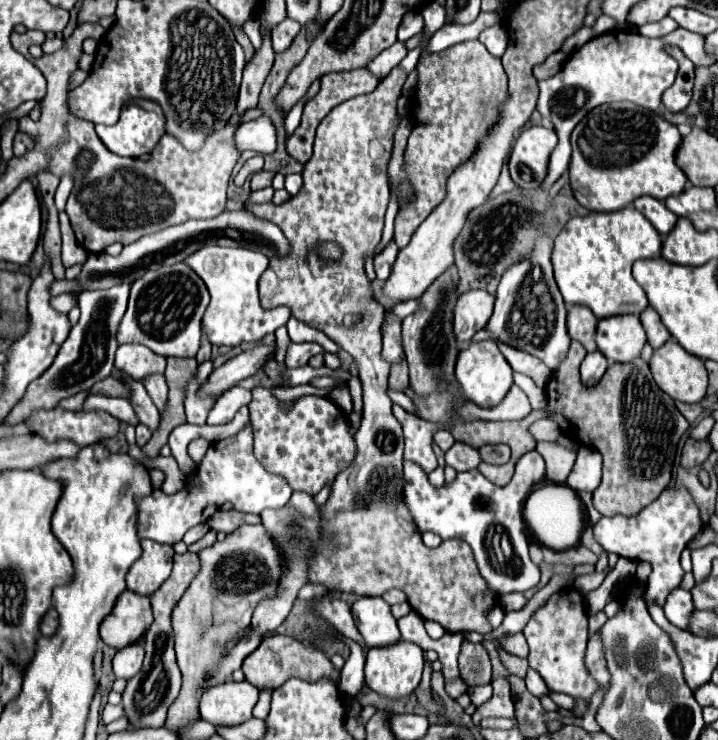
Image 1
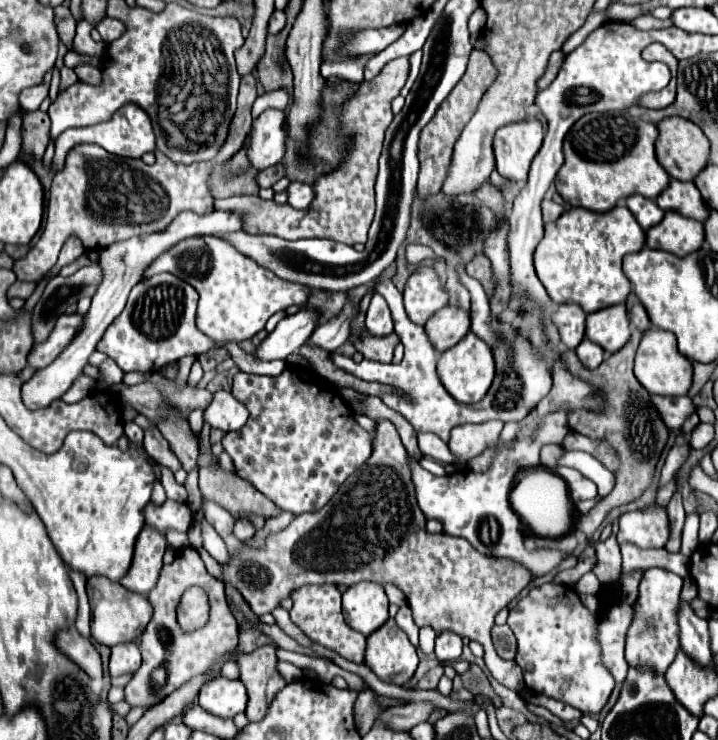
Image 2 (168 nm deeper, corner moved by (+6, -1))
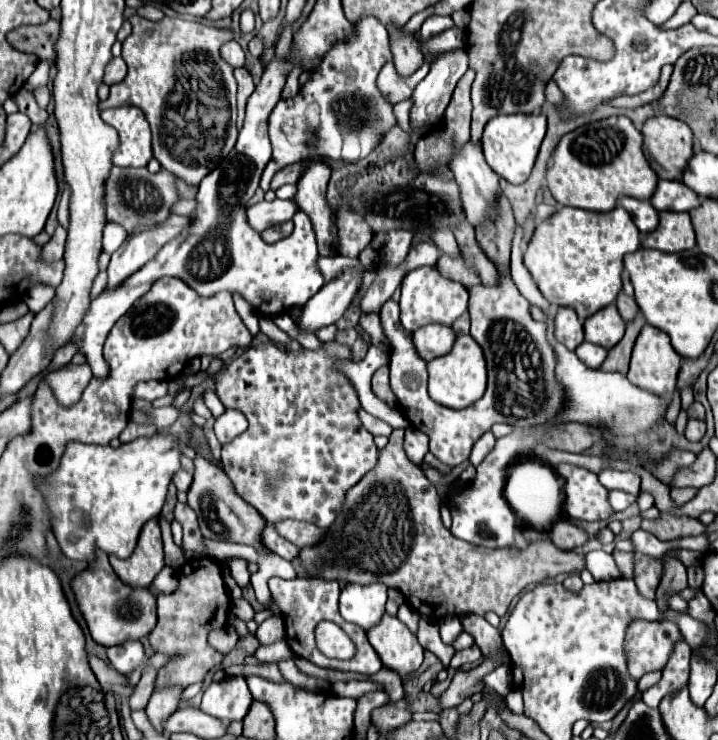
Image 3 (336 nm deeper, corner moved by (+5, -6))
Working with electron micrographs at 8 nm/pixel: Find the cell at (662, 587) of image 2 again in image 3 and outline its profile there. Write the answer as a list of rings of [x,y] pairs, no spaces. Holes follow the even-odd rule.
[[[685,639],[675,643],[675,647],[669,655],[669,661],[667,661],[667,667],[663,669],[661,681],[641,693],[641,699],[649,707],[657,707],[659,701],[667,693],[673,693],[673,691],[681,689],[683,685],[687,685],[687,681],[689,681],[689,657],[691,657],[689,643],[685,643]]]

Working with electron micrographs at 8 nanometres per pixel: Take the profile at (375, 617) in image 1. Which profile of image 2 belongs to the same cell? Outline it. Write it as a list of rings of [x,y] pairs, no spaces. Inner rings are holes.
[[[358,582],[342,594],[342,614],[346,622],[364,636],[378,630],[388,620],[388,598],[374,582]]]

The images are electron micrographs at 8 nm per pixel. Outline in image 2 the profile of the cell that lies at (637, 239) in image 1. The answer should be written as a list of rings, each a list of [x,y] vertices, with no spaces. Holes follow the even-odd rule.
[[[624,204],[608,212],[570,208],[556,222],[546,224],[544,238],[534,250],[536,276],[556,304],[574,302],[590,314],[626,302],[632,288],[622,272],[622,258],[642,250],[644,242],[644,230]]]

